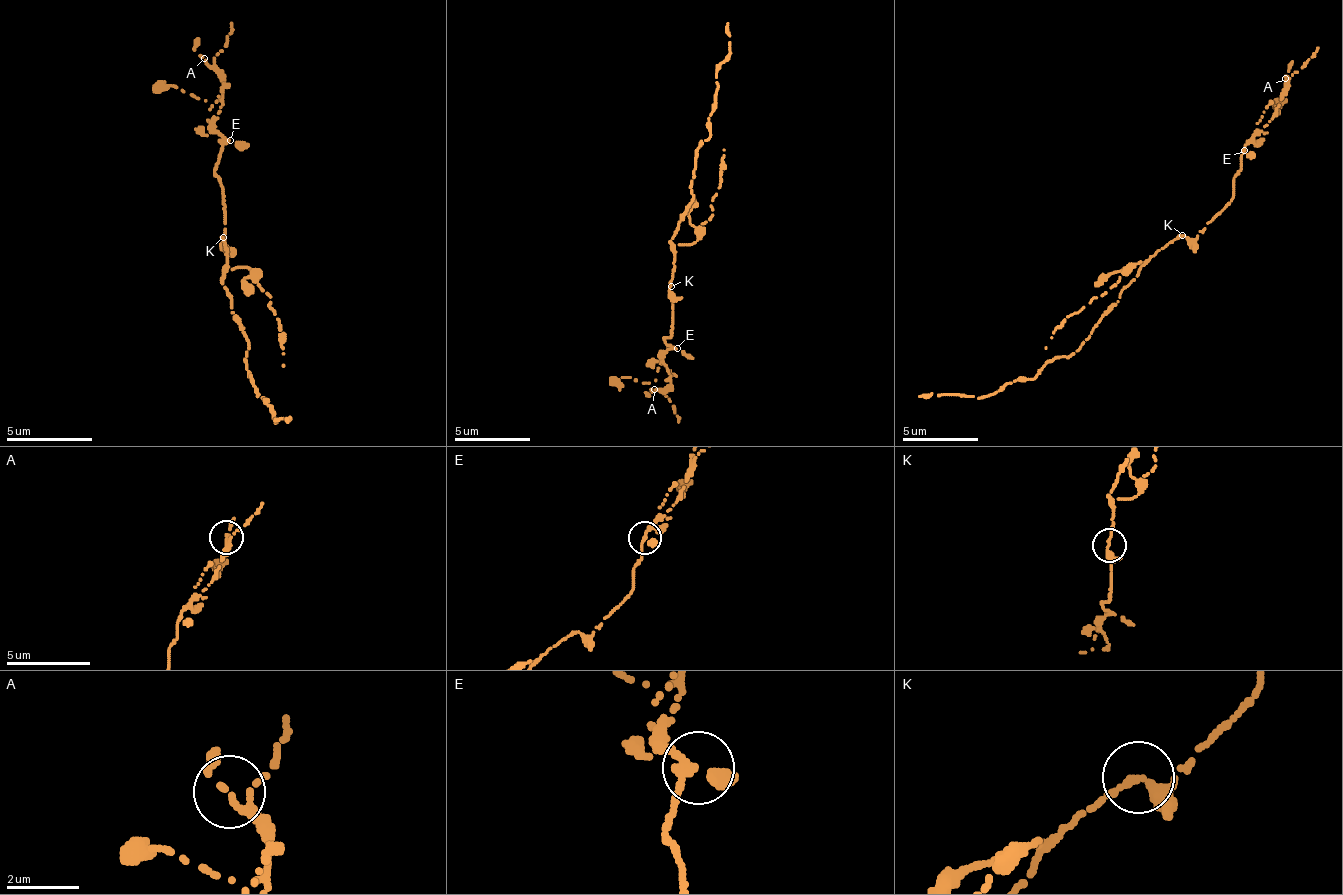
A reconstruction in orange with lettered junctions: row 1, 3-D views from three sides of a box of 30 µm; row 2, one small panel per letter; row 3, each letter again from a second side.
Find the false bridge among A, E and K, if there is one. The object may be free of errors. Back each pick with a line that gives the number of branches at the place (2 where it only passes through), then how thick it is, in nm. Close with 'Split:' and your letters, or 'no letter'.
Split: no letter

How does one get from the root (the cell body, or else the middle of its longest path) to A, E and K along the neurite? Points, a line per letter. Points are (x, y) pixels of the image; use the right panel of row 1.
A: (1141, 268), (1175, 238), (1194, 238), (1232, 200), (1240, 154), (1274, 116), (1285, 78)
E: (1141, 268), (1175, 238), (1194, 238), (1232, 200), (1232, 181), (1244, 150)
K: (1141, 268), (1160, 249), (1183, 234)

